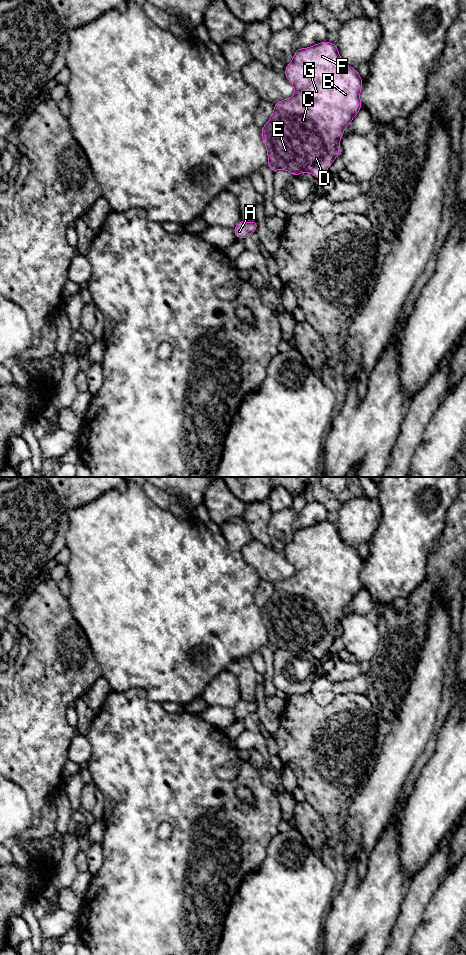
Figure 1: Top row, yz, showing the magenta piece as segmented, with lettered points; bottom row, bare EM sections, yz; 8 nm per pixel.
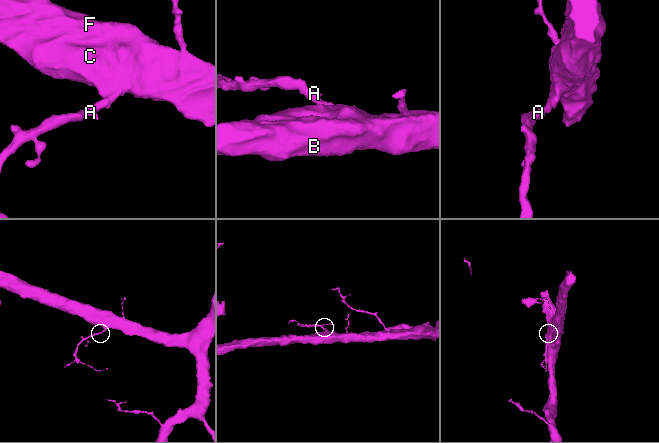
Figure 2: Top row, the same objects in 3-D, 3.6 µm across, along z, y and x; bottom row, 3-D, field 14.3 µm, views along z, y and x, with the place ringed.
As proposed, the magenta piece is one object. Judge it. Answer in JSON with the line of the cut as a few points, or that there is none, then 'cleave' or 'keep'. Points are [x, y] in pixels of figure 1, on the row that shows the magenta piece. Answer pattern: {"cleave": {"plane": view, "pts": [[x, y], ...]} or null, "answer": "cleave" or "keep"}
{"cleave": null, "answer": "keep"}

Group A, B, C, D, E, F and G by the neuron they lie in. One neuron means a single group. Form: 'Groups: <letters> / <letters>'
Groups: A B C D E F G

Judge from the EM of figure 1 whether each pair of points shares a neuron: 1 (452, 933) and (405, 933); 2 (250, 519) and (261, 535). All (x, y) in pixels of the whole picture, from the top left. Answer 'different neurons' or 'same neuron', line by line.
1: different neurons
2: same neuron

